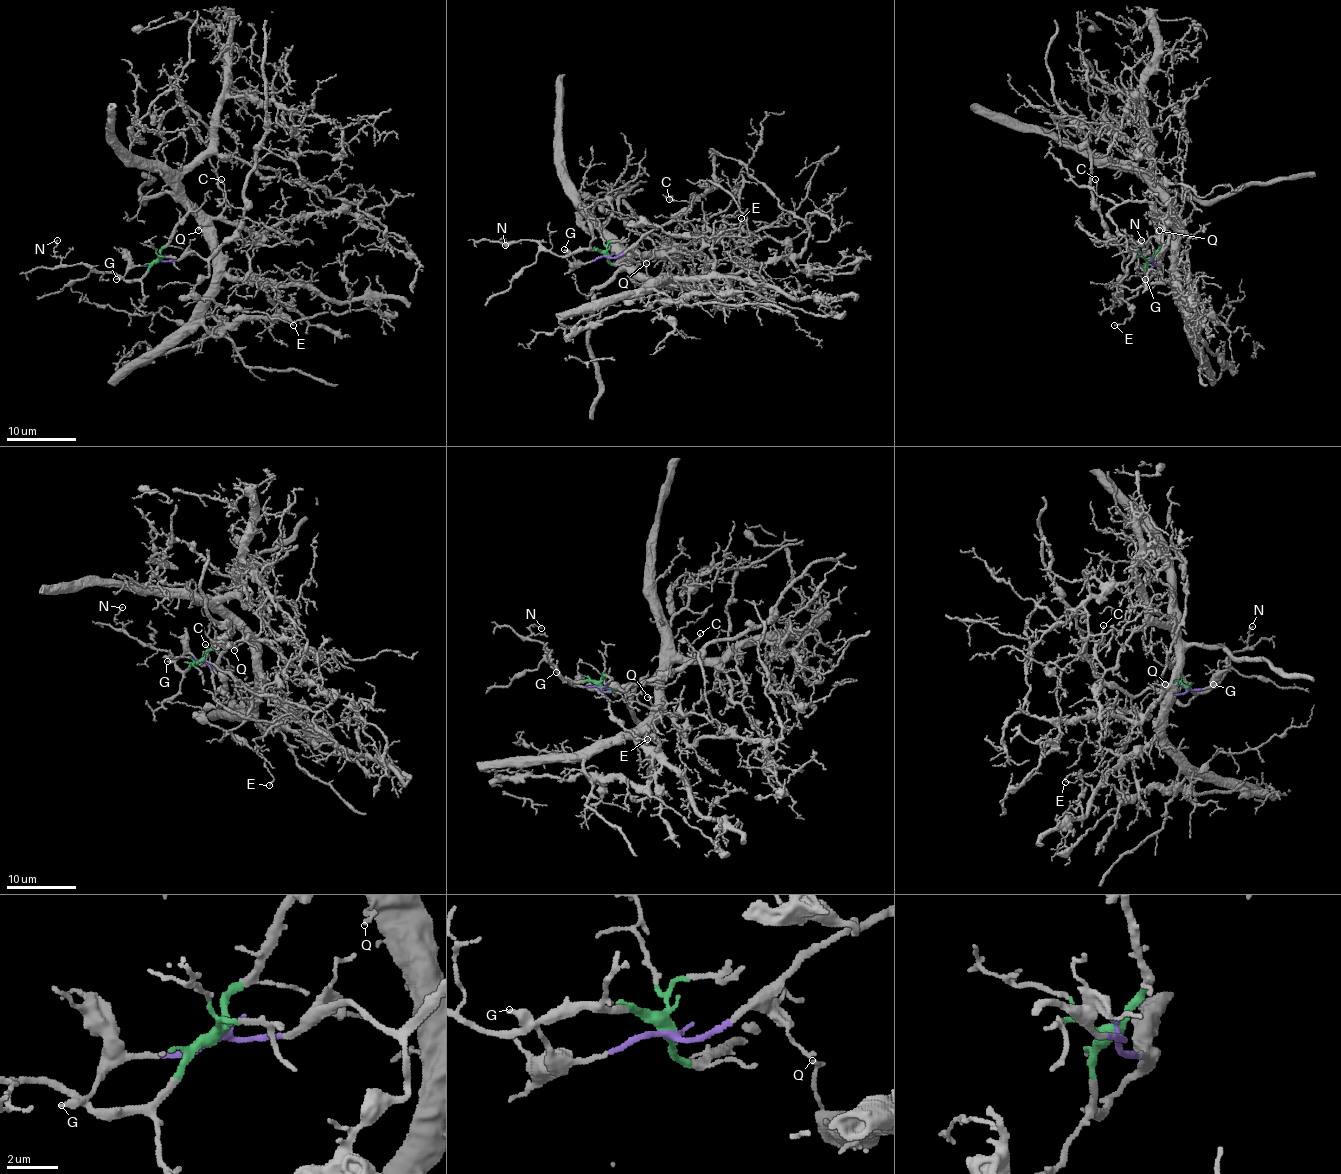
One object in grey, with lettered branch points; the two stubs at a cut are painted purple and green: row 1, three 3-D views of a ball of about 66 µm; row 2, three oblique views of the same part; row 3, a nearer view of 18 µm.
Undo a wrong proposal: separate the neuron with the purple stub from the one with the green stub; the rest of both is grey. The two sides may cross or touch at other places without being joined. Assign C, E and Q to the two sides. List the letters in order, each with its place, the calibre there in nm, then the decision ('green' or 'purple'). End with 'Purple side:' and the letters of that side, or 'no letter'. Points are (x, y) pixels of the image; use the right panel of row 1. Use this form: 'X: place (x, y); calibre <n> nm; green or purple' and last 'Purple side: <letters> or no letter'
C: place (1095, 179); calibre 100 nm; purple
E: place (1114, 325); calibre 100 nm; purple
Q: place (1159, 230); calibre 130 nm; green
Purple side: C, E

